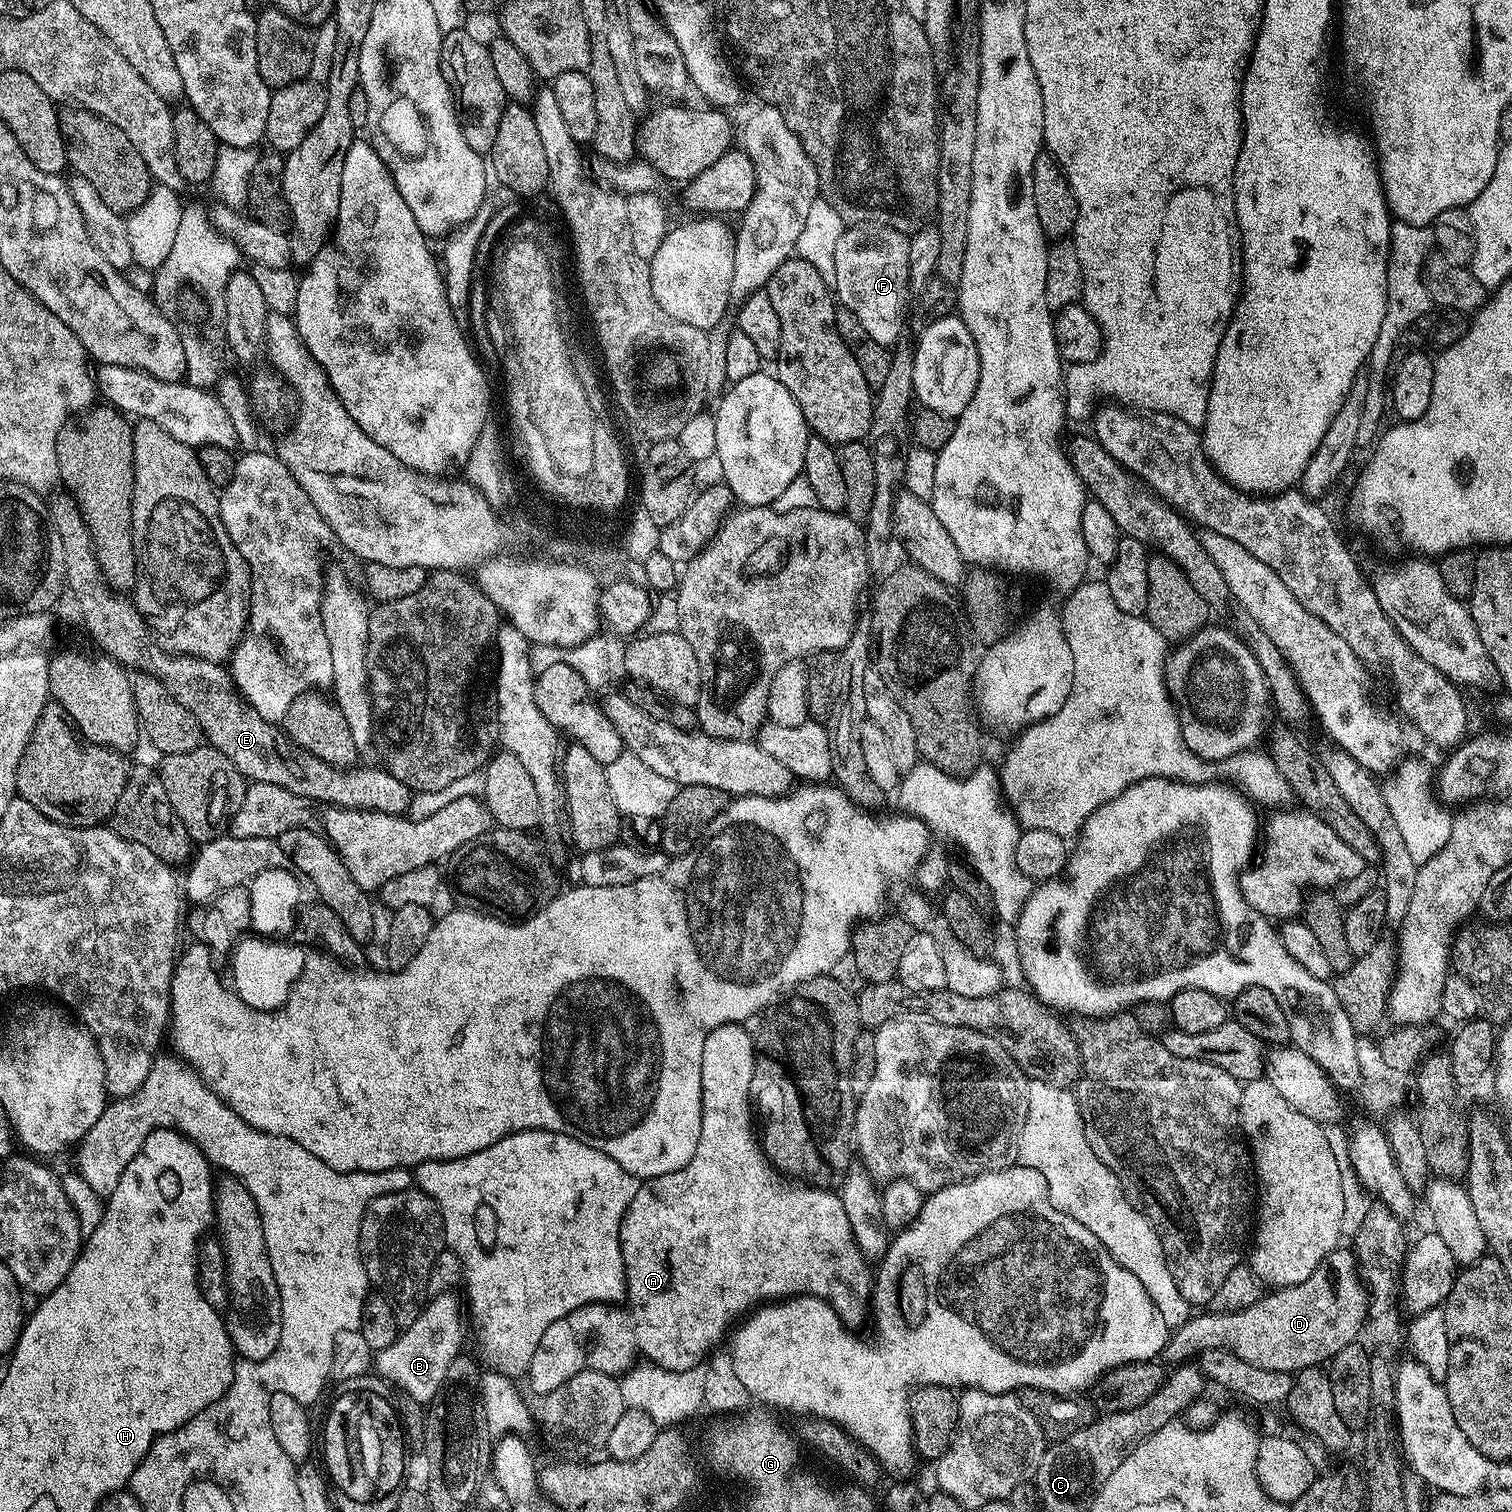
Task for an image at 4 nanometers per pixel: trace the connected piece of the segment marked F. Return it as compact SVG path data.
M885 230L876 232L869 244L859 244L852 234L838 242L834 296L862 322L866 334L874 342L895 345L905 335L904 307L908 304L908 242L907 235Z

